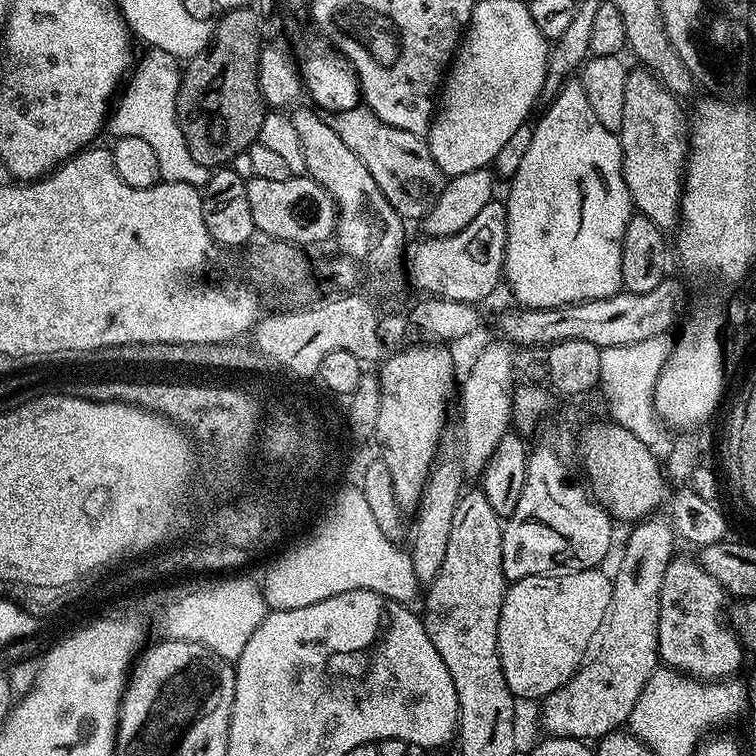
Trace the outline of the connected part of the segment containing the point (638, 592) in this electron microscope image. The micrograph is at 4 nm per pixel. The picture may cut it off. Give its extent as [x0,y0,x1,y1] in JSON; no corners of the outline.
[539,514,674,742]

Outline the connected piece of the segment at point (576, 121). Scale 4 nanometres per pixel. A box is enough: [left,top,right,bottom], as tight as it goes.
[503,78,634,308]

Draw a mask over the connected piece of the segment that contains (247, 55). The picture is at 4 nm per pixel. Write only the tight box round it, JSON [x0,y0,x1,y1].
[176,7,264,170]

